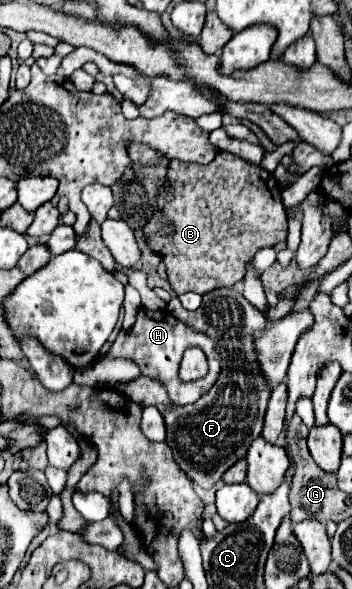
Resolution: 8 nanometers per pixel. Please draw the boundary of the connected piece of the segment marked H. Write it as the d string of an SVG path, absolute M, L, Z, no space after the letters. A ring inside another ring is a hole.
M140 308L138 314L136 314L136 322L132 328L122 328L112 344L112 348L108 350L106 358L132 358L136 360L136 364L140 366L140 372L144 376L150 376L150 378L158 378L172 404L176 406L184 406L184 404L192 404L196 402L214 382L216 382L216 376L220 372L220 360L216 356L216 350L214 350L214 344L212 340L208 340L208 336L204 336L202 332L194 332L190 330L186 324L182 324L178 318L174 318L170 312L166 310L158 310L158 312L152 312L148 308ZM190 346L198 346L204 350L206 358L208 358L208 374L200 380L190 380L190 382L180 382L178 378L178 366L180 366L180 360L182 360L182 354L186 348Z

